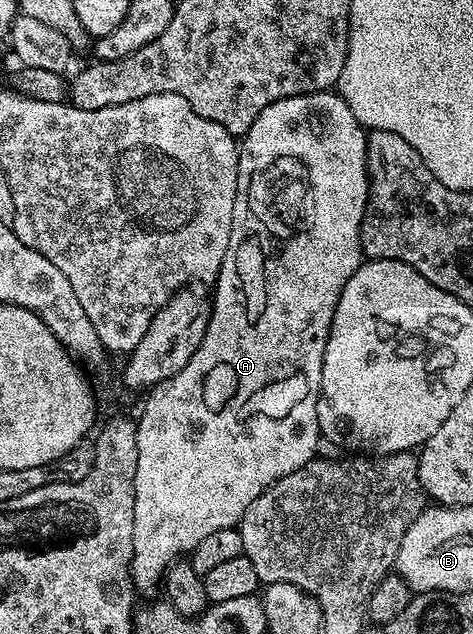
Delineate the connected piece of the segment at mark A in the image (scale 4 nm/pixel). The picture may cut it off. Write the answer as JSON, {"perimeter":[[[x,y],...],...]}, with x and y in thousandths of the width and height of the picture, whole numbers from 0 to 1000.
{"perimeter":[[[691,144],[687,147],[645,147],[643,150],[626,150],[609,156],[592,156],[567,169],[558,169],[558,175],[550,175],[550,181],[541,181],[533,200],[524,200],[520,215],[510,218],[503,238],[499,320],[490,326],[490,371],[482,377],[482,396],[474,402],[474,415],[461,429],[461,442],[455,443],[448,451],[452,468],[448,467],[444,508],[431,522],[431,535],[423,541],[423,547],[414,547],[414,560],[406,560],[406,566],[397,566],[397,573],[389,573],[389,579],[381,585],[372,585],[372,591],[364,591],[364,598],[347,598],[347,604],[326,609],[323,614],[307,621],[309,634],[300,639],[300,659],[290,659],[288,664],[292,674],[292,691],[288,692],[292,722],[288,724],[288,756],[283,757],[283,823],[279,825],[279,888],[275,890],[275,910],[283,916],[285,931],[300,932],[300,929],[326,929],[332,923],[336,927],[336,924],[345,921],[349,907],[359,893],[387,875],[408,872],[414,856],[427,855],[436,845],[452,842],[455,838],[474,838],[476,834],[510,830],[516,806],[524,806],[524,800],[533,800],[537,789],[541,789],[567,767],[575,762],[584,762],[600,749],[609,749],[617,743],[643,737],[653,727],[666,726],[668,716],[674,713],[674,710],[670,711],[672,696],[677,697],[672,628],[681,617],[685,554],[693,541],[693,528],[702,516],[710,478],[719,478],[719,465],[727,459],[736,440],[744,440],[744,434],[770,412],[765,385],[761,383],[761,364],[765,363],[765,347],[774,338],[774,319],[782,314],[782,271],[774,268],[776,215],[776,205],[753,188],[753,181],[744,181],[744,175],[736,169],[732,158],[725,156],[723,148],[712,144]]]}

